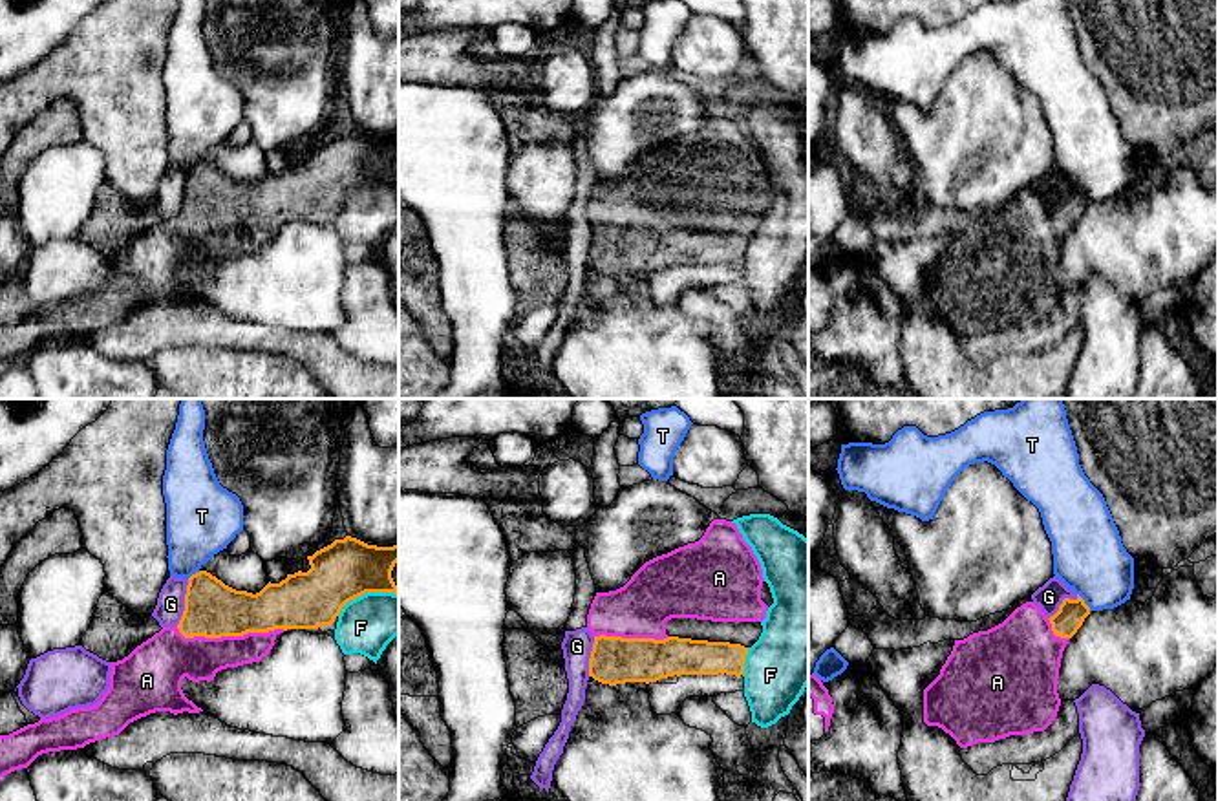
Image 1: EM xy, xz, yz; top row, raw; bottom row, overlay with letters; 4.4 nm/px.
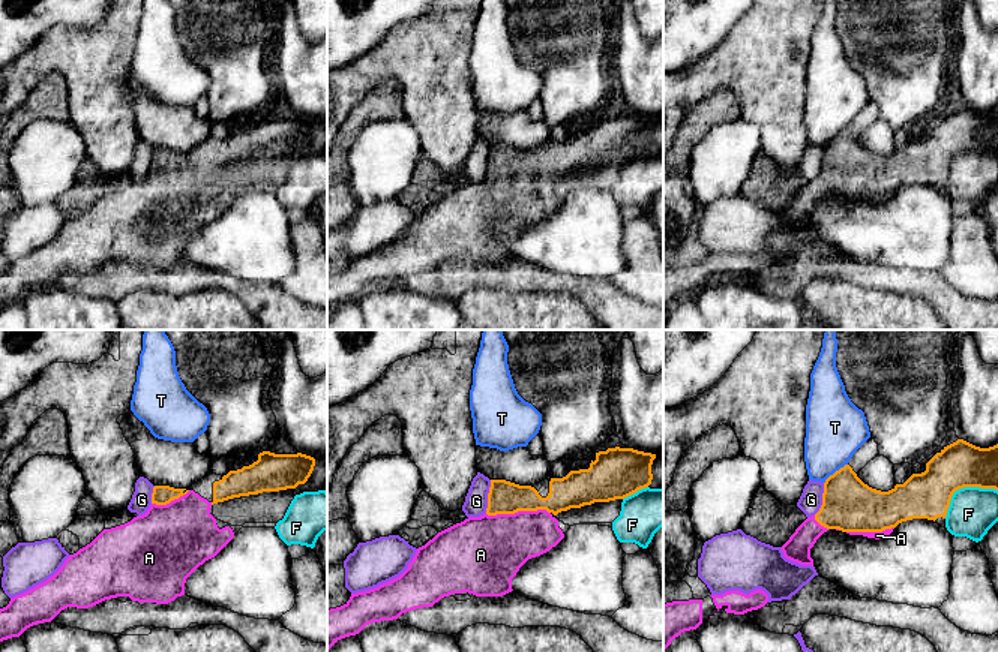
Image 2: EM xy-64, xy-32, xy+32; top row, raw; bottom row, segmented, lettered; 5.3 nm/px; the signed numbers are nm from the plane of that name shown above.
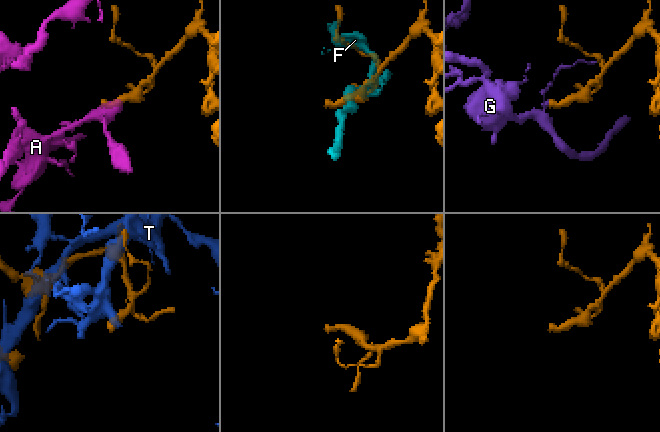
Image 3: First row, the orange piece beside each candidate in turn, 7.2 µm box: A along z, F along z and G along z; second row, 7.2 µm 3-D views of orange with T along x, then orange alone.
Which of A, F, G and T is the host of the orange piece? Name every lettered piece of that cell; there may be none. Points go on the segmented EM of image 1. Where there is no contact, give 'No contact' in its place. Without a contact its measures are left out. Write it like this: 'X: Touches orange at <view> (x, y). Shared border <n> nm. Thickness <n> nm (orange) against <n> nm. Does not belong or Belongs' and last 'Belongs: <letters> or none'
A: Touches orange at xy (229, 635). Shared border 480 nm. Thickness 260 nm (orange) against 190 nm. Belongs
F: Touches orange at xy (366, 591). Shared border 280 nm. Thickness 260 nm (orange) against 260 nm. Does not belong
G: Touches orange at xy (185, 602). Shared border 200 nm. Thickness 260 nm (orange) against 130 nm. Does not belong
T: Touches orange at yz (1083, 602). Shared border 100 nm. Thickness 120 nm (orange) against 320 nm. Does not belong
Belongs: A

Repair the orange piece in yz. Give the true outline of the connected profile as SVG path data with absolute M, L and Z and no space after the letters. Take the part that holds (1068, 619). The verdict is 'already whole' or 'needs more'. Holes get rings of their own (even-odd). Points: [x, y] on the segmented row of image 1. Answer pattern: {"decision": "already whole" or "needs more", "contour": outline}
{"decision": "needs more", "contour": "M1079 594L1064 598L1050 618L1026 602L1002 624L955 640L940 675L924 689L924 722L942 728L960 748L1044 732L1061 706L1057 678L1063 651L1088 614L1090 607Z"}

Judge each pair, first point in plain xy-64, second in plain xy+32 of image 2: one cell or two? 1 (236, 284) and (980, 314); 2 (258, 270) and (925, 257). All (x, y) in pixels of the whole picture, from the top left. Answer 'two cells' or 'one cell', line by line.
1: one cell
2: one cell

